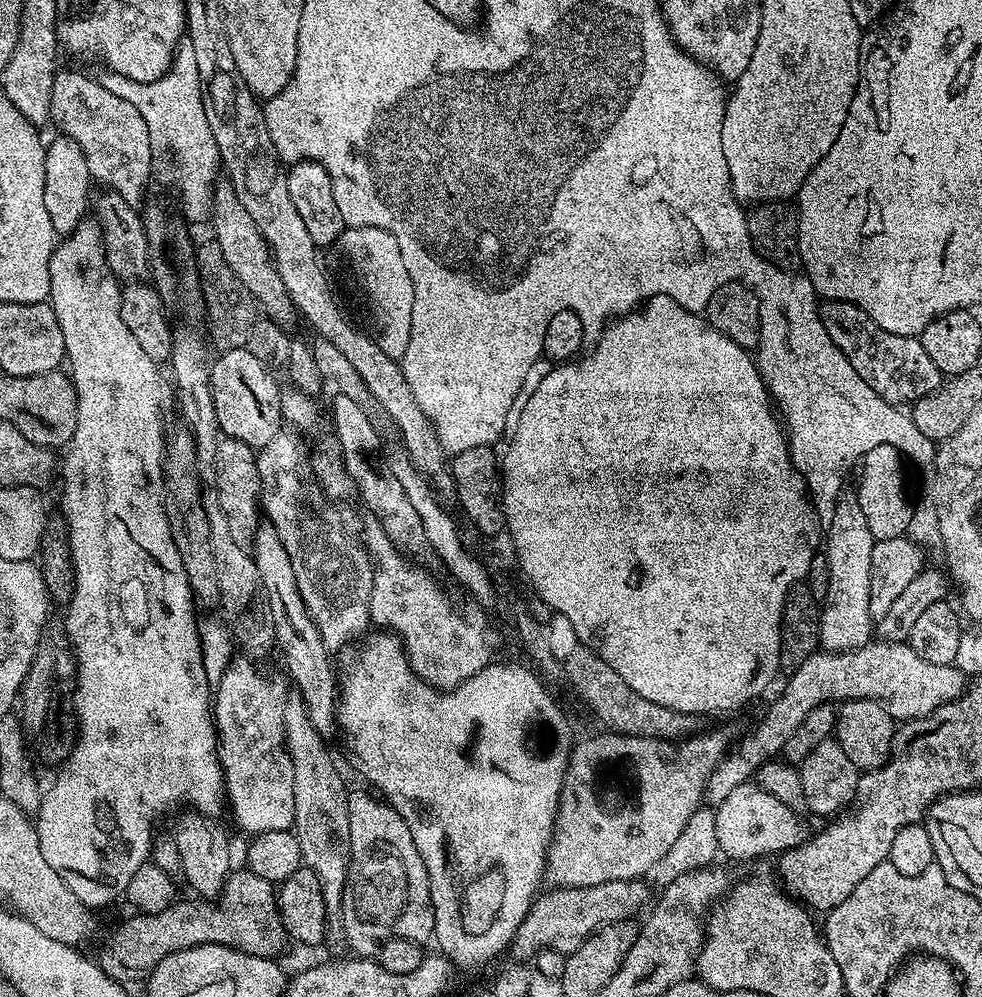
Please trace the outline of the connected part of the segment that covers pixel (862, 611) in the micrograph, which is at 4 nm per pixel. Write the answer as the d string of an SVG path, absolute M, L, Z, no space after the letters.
M844 498L834 510L834 518L826 525L828 545L823 545L822 555L828 559L830 582L826 586L826 594L820 609L820 643L819 647L825 652L849 652L869 643L874 636L874 621L870 614L870 582L872 581L872 567L870 554L874 554L876 539L870 534L869 524L859 508L856 498Z

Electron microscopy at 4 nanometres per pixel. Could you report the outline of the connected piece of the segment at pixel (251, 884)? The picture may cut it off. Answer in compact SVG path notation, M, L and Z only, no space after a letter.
M247 870L236 871L229 871L224 888L214 902L208 898L191 898L185 904L174 903L153 916L132 914L129 920L122 921L100 948L100 969L112 980L143 981L162 958L203 944L232 945L241 952L267 960L280 958L290 941L276 905L277 889L273 881L258 878Z

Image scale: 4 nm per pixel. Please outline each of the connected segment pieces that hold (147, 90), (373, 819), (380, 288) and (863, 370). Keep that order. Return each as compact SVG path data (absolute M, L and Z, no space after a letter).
M181 43L172 57L171 68L154 82L143 84L123 78L115 82L118 98L126 98L126 102L133 104L138 114L142 114L153 153L165 152L172 159L172 172L176 175L176 188L180 191L180 204L184 207L183 219L188 222L207 221L212 211L212 189L222 165L214 134L210 134L210 125L206 122L206 110L202 106L198 66L194 66L194 46Z
M360 792L348 797L348 817L350 818L350 838L348 839L348 883L342 909L342 936L352 940L356 936L356 920L369 924L381 932L381 937L396 936L421 946L427 945L434 937L434 910L430 898L430 886L422 854L410 838L410 830L401 816L383 799Z
M368 225L345 229L340 240L346 250L346 260L351 274L358 278L364 296L370 302L371 310L377 320L382 322L382 332L380 336L375 337L377 348L392 360L403 359L410 344L414 292L397 240L388 231Z
M824 300L819 310L822 326L826 326L826 334L830 334L830 342L846 354L846 362L858 370L858 378L862 378L862 382L866 382L866 386L870 386L870 390L887 404L908 406L940 387L942 377L938 366L934 366L919 338L882 330L866 310L845 300Z

